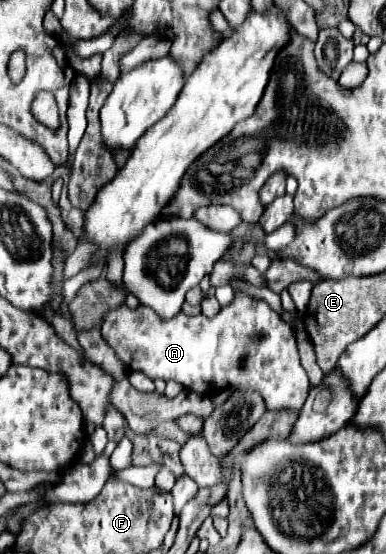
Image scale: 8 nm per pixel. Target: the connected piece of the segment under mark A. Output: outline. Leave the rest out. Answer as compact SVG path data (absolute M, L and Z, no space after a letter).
M235 291L235 297L229 305L221 307L221 311L215 317L187 317L179 313L171 321L159 321L155 313L143 305L139 305L135 311L121 305L119 309L111 311L105 317L105 323L101 327L103 339L117 351L117 357L125 363L129 371L143 371L151 379L163 379L163 381L179 381L187 389L209 393L227 389L231 385L237 385L239 389L253 389L257 391L267 411L301 411L307 393L311 389L307 371L303 369L299 361L299 351L295 343L295 333L291 325L287 325L279 315L267 315L263 313L263 307L269 307L261 299L251 299L243 291Z

